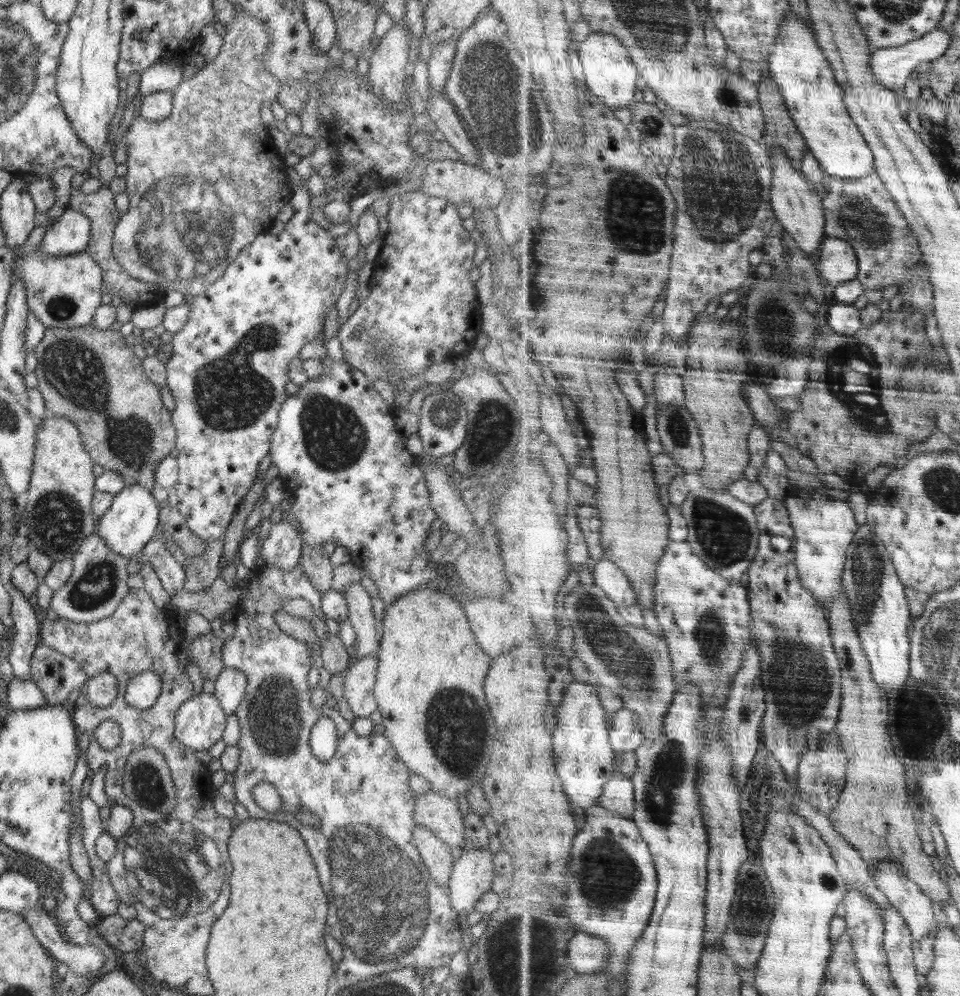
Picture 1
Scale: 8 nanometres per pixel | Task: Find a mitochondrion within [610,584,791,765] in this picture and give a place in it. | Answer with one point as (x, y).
(711, 636)

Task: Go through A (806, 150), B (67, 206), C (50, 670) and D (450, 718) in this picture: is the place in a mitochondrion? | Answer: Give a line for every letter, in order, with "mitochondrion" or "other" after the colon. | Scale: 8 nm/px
A: other
B: other
C: other
D: mitochondrion

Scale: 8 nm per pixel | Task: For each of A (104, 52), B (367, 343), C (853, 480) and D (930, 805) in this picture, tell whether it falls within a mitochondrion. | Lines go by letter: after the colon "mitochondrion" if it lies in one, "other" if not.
A: other
B: other
C: other
D: other

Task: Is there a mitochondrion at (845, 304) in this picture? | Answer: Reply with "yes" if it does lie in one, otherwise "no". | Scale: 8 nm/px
no

